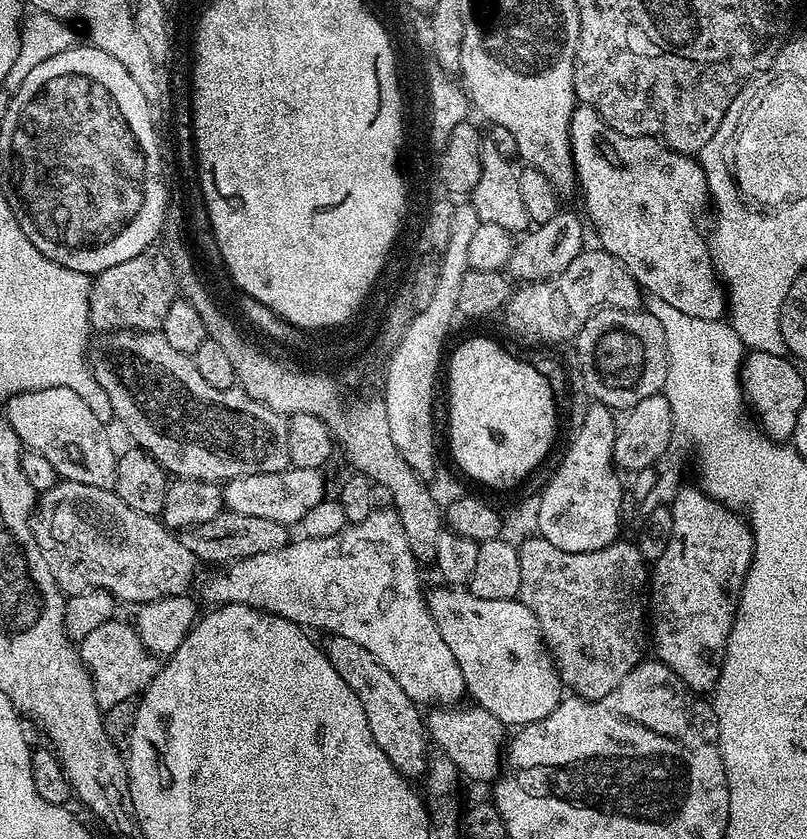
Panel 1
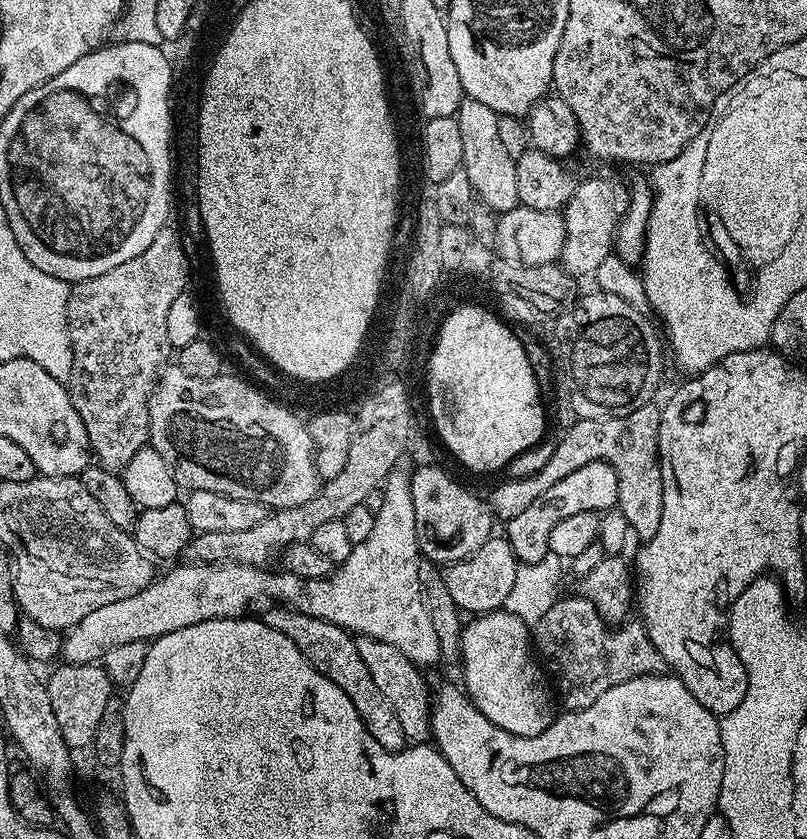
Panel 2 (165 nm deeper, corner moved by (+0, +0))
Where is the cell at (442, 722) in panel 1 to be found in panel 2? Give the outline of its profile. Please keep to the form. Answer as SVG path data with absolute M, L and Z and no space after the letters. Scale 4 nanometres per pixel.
M362 636L356 640L358 654L362 654L362 662L366 662L366 670L370 670L370 678L374 678L378 690L390 701L394 714L398 714L398 722L402 725L405 741L424 742L432 734L432 700L430 684L424 681L419 667L412 663L398 646L390 646L390 642L378 642L378 638Z

